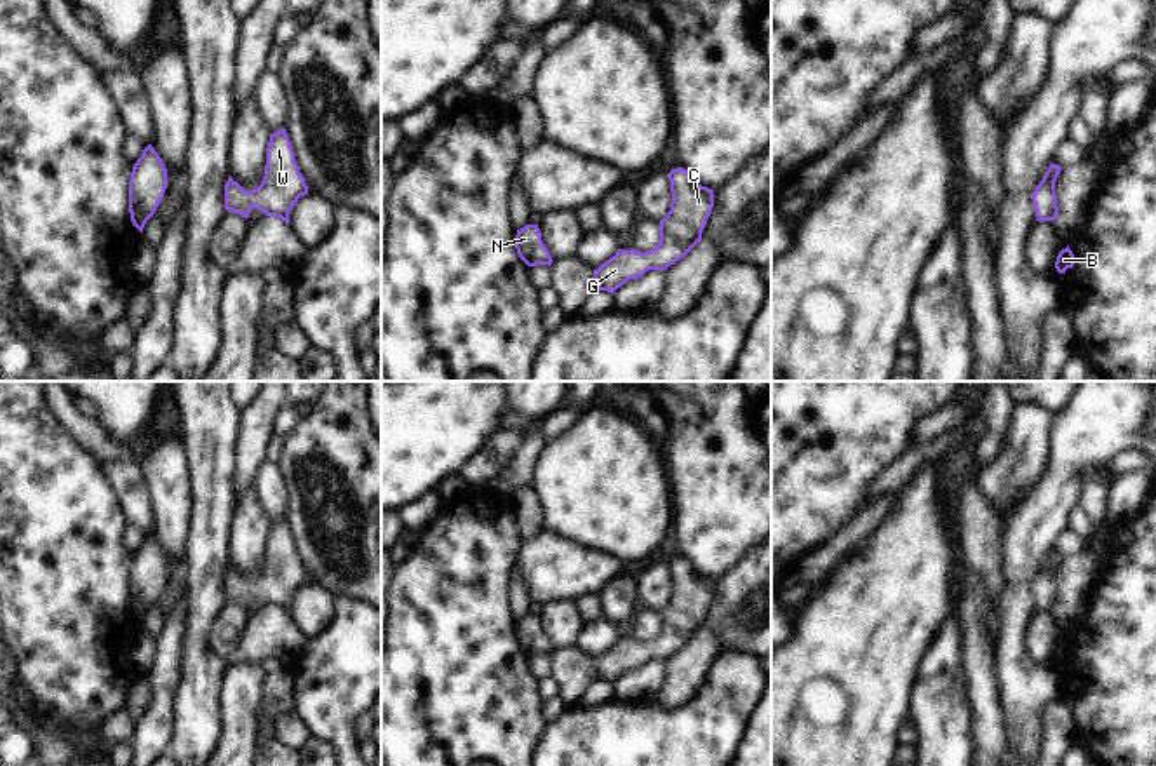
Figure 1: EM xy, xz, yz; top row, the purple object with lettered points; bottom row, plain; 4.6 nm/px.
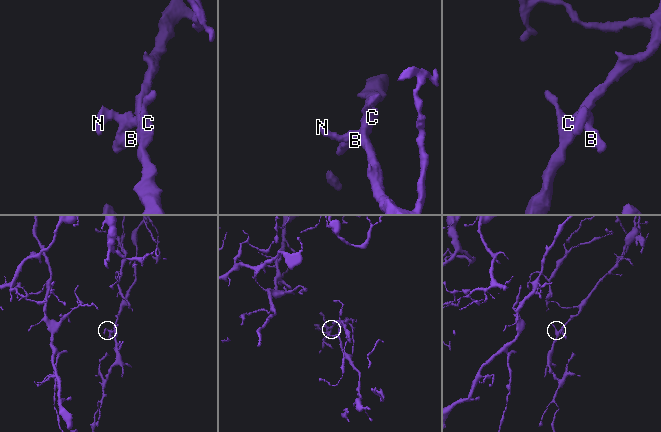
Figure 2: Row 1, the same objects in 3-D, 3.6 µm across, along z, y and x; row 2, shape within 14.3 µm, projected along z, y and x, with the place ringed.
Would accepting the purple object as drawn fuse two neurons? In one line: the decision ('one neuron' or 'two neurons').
one neuron

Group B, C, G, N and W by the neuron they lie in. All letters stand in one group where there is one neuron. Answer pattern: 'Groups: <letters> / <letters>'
Groups: B C G N W.

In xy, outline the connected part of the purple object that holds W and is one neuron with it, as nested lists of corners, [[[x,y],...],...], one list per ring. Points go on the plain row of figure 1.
[[[282,517],[270,524],[261,574],[247,581],[230,566],[225,574],[225,599],[247,609],[254,597],[265,606],[277,606],[289,615],[291,599],[306,583],[308,576],[294,550],[287,522]]]

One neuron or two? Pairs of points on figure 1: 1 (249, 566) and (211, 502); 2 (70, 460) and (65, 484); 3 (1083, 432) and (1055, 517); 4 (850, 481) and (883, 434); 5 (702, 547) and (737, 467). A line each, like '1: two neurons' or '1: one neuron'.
1: two neurons
2: one neuron
3: one neuron
4: one neuron
5: one neuron

